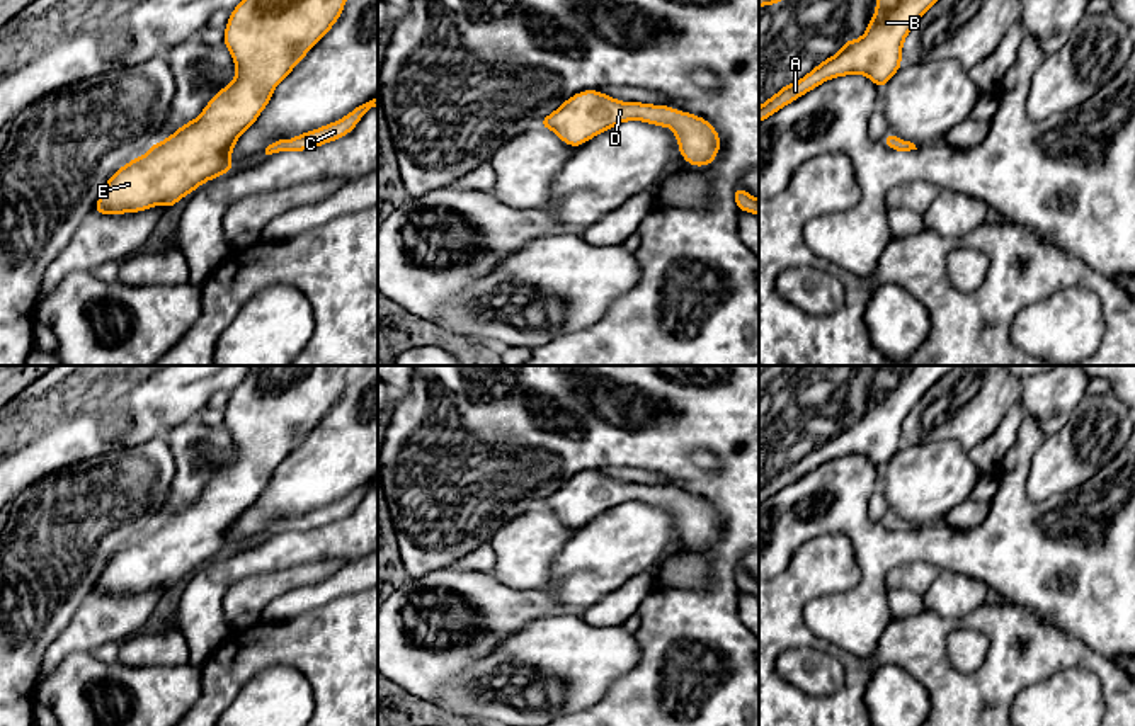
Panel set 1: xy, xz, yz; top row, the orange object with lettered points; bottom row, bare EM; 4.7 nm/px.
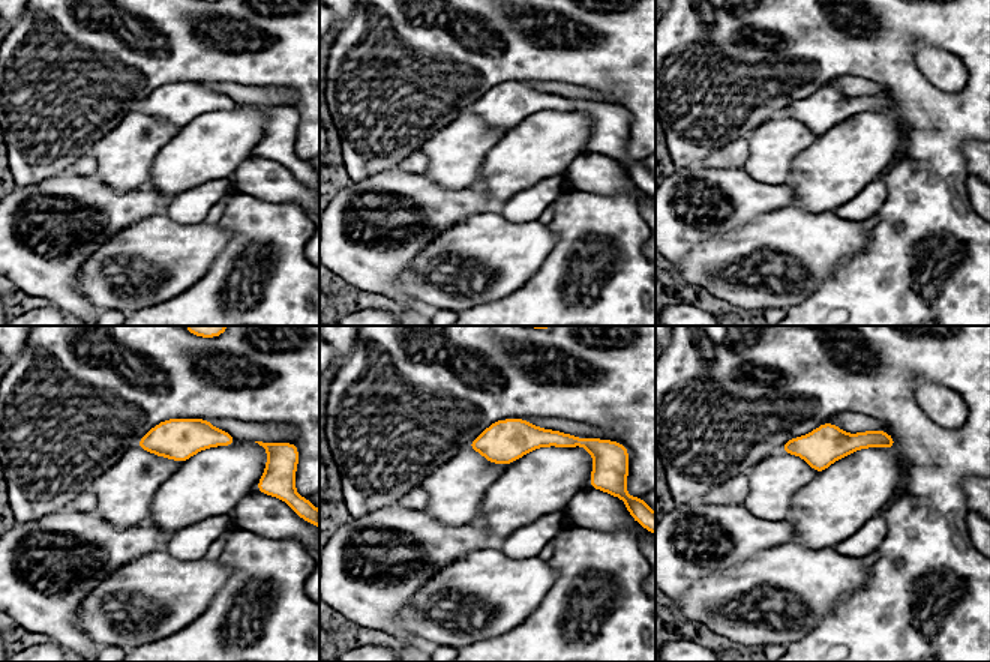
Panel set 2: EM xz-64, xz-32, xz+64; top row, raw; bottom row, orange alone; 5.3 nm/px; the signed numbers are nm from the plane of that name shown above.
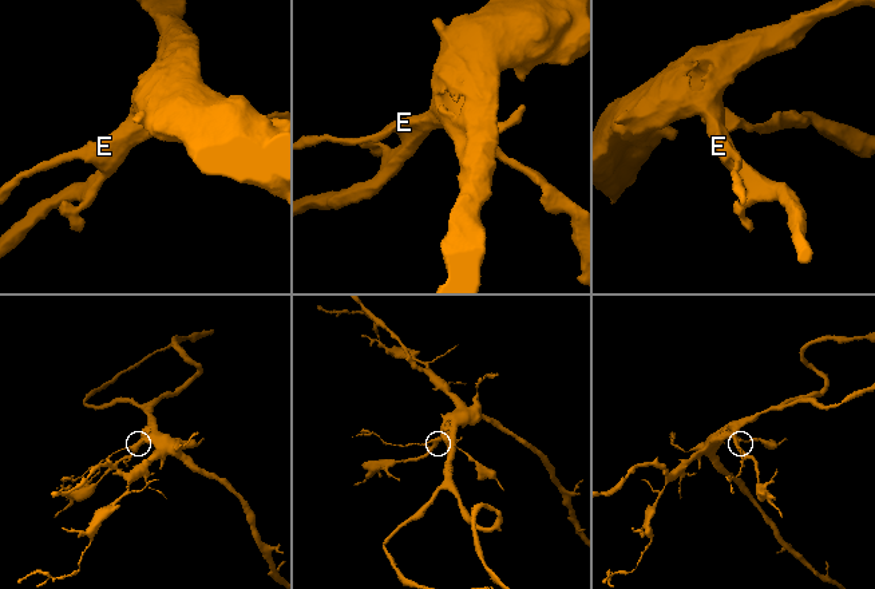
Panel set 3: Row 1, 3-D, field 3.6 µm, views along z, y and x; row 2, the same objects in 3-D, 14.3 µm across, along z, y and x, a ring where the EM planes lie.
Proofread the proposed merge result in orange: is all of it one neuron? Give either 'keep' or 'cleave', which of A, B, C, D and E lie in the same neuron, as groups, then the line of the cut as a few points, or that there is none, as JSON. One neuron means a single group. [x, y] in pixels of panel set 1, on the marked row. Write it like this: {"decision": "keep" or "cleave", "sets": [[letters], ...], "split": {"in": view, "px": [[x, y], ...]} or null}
{"decision": "keep", "sets": [["A", "B", "C", "D", "E"]], "split": null}

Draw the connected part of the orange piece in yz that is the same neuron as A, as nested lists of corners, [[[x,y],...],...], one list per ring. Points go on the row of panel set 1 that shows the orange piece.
[[[876,0],[875,15],[870,17],[866,32],[853,41],[844,39],[842,48],[834,56],[766,99],[759,107],[759,124],[832,78],[864,75],[881,90],[902,66],[905,37],[936,2]]]

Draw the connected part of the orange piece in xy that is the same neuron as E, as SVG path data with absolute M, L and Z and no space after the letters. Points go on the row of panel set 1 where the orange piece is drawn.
M242 0L230 12L223 34L223 43L235 63L235 78L204 105L196 119L114 172L97 197L94 213L141 213L153 206L170 209L204 182L233 170L235 165L230 160L237 139L255 124L276 87L334 27L344 7L345 0Z

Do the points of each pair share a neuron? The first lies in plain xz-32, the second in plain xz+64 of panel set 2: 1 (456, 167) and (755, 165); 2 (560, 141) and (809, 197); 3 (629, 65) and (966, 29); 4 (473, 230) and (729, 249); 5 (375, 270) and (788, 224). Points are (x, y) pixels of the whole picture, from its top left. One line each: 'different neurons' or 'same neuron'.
1: same neuron
2: same neuron
3: same neuron
4: same neuron
5: different neurons

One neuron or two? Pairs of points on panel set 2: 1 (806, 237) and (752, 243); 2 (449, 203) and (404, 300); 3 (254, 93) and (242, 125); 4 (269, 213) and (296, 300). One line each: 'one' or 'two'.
1: one
2: one
3: two
4: one

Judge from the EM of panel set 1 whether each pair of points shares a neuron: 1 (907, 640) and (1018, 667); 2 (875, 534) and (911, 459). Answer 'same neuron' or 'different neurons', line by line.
1: same neuron
2: different neurons

